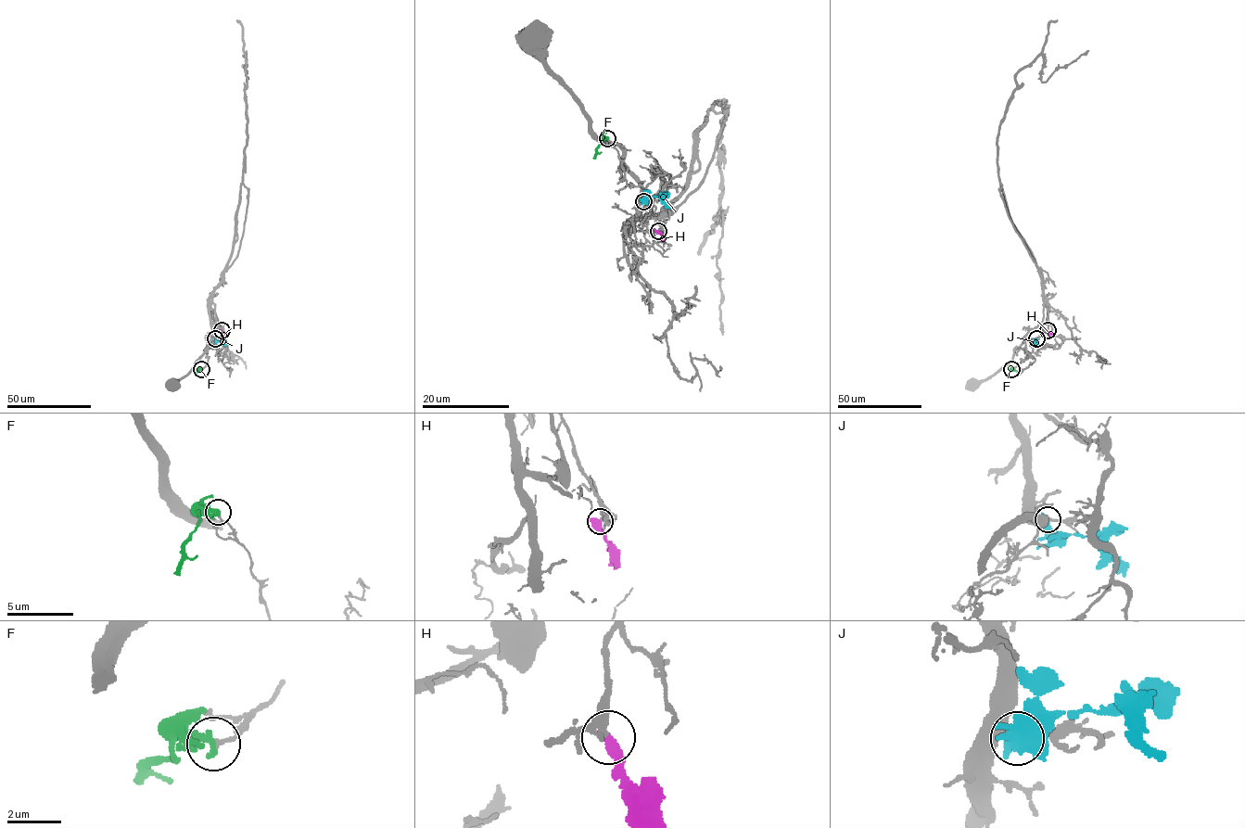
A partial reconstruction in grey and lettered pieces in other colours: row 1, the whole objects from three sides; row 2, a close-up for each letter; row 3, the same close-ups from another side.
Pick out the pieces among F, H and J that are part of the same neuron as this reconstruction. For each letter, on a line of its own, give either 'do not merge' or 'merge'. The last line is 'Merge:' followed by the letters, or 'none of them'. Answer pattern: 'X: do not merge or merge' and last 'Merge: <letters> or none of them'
F: do not merge
H: do not merge
J: do not merge
Merge: none of them

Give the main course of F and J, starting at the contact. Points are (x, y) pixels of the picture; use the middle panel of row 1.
F: (608, 137), (602, 137), (592, 159)
J: (643, 200), (660, 197), (668, 207)

